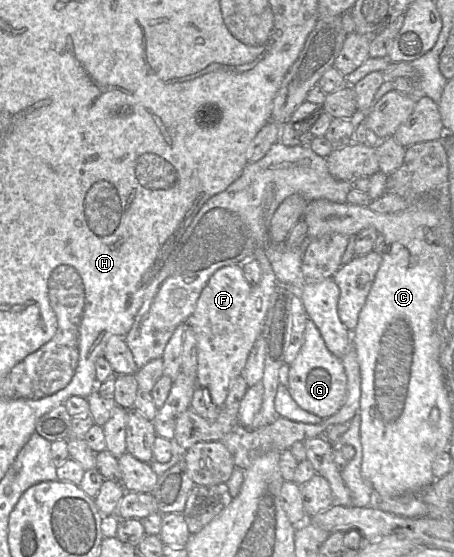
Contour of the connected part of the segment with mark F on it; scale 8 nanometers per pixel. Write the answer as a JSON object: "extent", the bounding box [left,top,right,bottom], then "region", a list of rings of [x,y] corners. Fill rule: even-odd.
{"extent":[187,248,277,408],"region":[[[257,248],[252,258],[258,261],[261,268],[261,280],[257,285],[252,286],[247,282],[242,265],[229,265],[217,270],[202,290],[195,310],[187,321],[197,339],[197,384],[209,390],[212,402],[219,408],[224,408],[230,385],[241,375],[251,349],[263,330],[270,297],[277,282],[264,248]]]}

